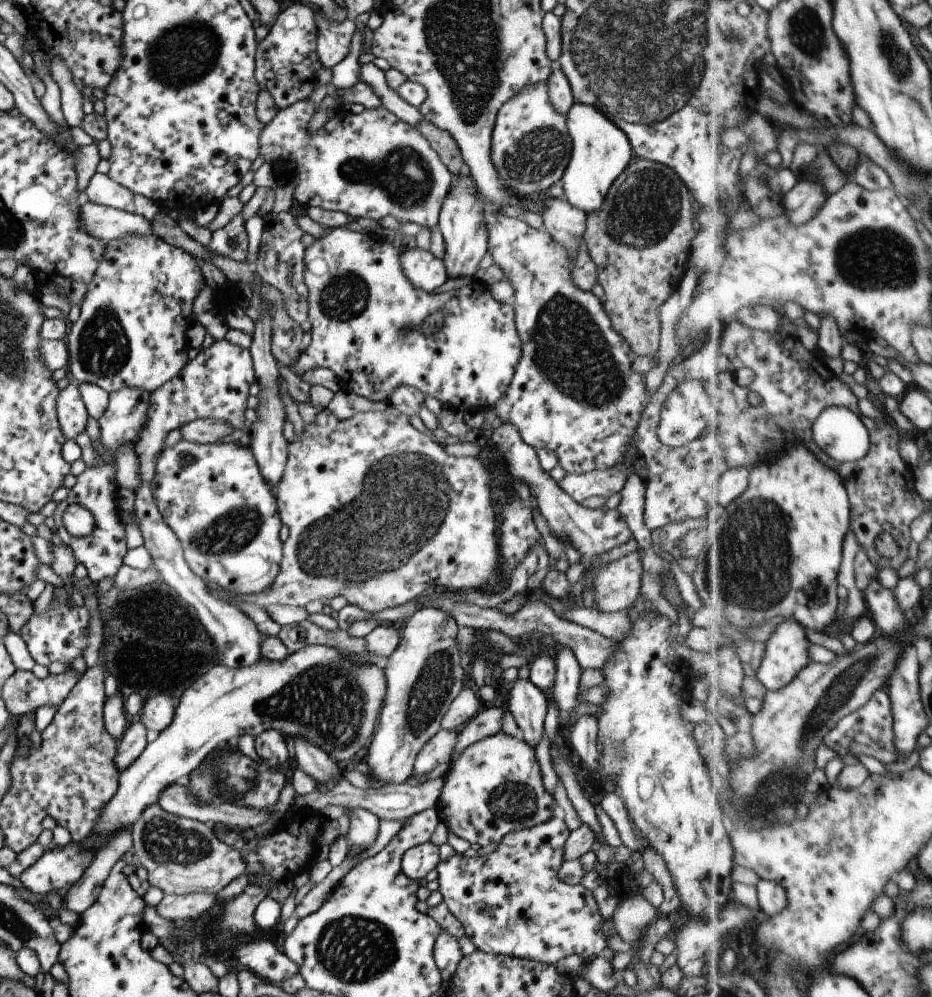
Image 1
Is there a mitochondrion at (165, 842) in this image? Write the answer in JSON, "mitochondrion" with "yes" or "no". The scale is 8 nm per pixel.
{"mitochondrion":"yes"}

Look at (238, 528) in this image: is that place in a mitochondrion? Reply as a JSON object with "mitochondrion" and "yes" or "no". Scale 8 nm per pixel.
{"mitochondrion":"yes"}

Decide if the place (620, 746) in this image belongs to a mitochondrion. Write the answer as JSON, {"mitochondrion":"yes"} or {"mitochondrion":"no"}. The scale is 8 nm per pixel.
{"mitochondrion":"yes"}

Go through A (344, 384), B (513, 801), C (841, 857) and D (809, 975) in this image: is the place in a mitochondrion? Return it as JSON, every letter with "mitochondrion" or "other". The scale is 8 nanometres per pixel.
{"A":"other","B":"mitochondrion","C":"other","D":"other"}

